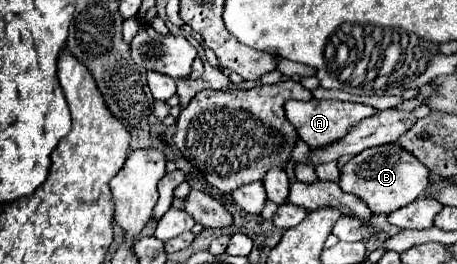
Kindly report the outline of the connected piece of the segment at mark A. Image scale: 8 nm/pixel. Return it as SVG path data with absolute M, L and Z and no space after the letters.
M311 99L311 101L289 101L285 105L287 119L299 129L299 137L311 147L321 149L335 141L341 141L361 119L371 117L377 109L363 105L363 103L349 103L349 101L329 101L329 99Z

